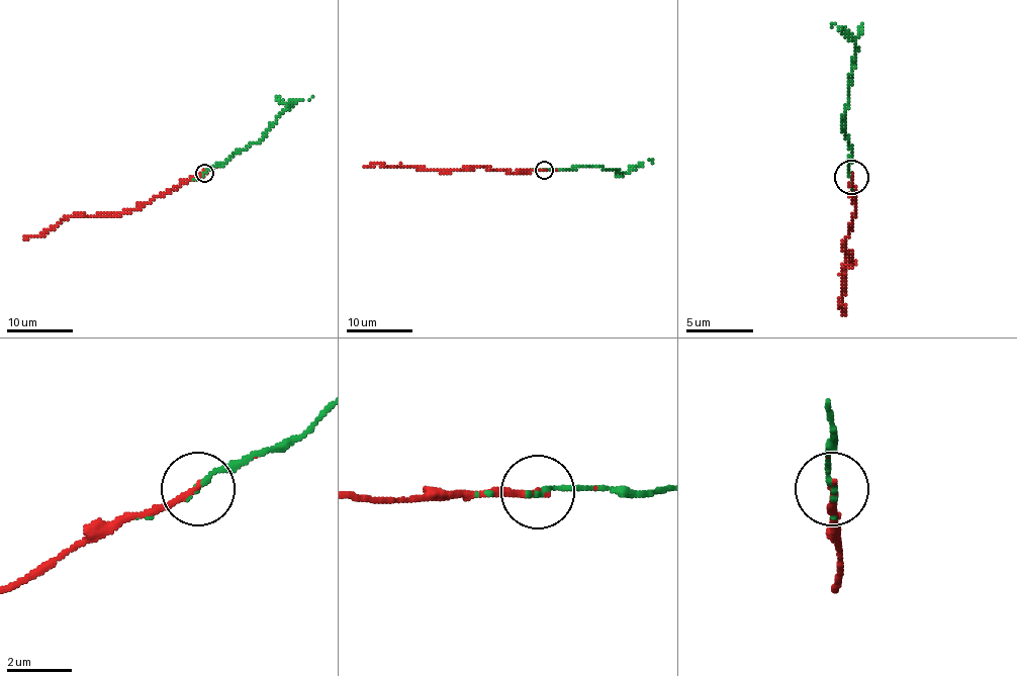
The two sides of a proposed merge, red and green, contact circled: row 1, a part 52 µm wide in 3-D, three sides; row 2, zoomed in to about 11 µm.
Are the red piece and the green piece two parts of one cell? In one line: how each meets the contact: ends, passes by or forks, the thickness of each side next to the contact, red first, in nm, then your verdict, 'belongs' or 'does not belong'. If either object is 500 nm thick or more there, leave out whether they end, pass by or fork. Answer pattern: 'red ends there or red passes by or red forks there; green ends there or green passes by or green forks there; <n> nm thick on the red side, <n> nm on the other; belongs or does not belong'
red ends there; green ends there; 200 nm thick on the red side, 170 nm on the other; belongs

